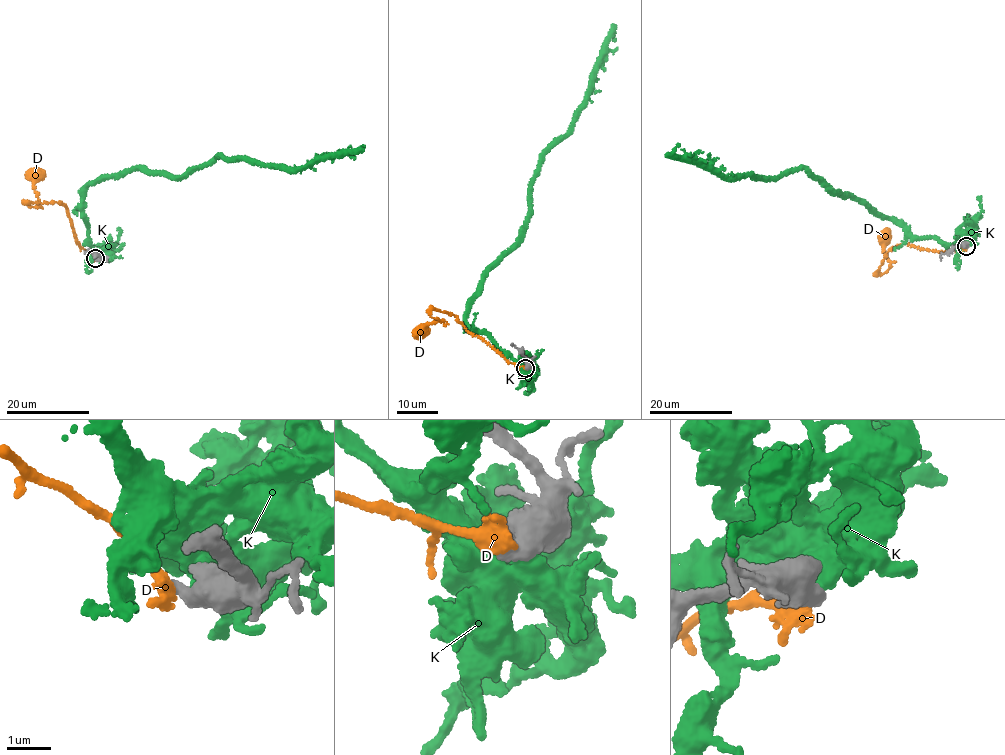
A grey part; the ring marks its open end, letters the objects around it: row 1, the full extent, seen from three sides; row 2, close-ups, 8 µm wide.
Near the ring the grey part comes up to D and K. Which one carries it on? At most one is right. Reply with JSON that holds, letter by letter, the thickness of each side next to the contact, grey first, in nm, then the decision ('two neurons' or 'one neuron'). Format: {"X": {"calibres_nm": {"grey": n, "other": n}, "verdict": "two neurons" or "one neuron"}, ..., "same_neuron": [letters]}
{"D": {"calibres_nm": {"grey": 480, "other": 380}, "verdict": "two neurons"}, "K": {"calibres_nm": {"grey": 700, "other": 650}, "verdict": "two neurons"}, "same_neuron": []}

